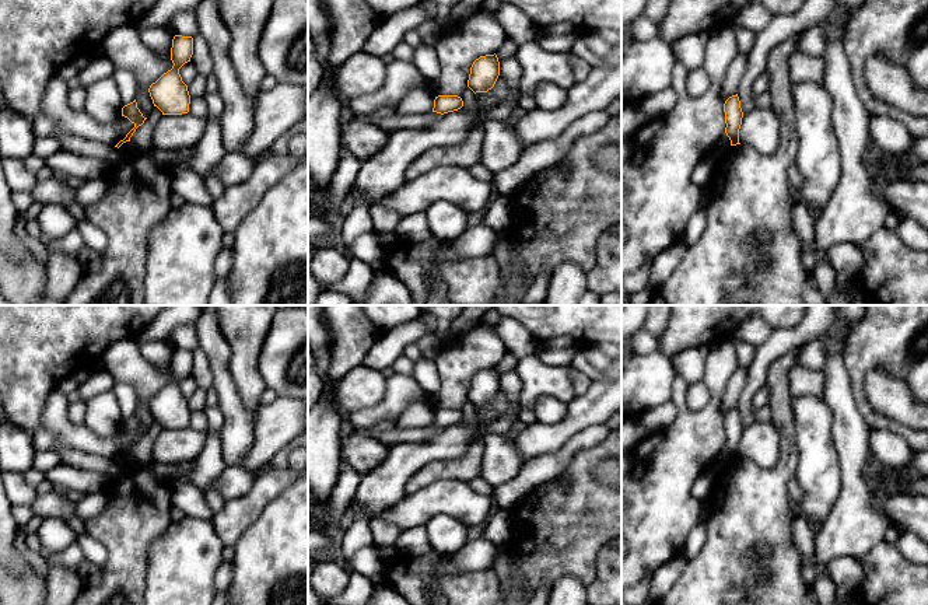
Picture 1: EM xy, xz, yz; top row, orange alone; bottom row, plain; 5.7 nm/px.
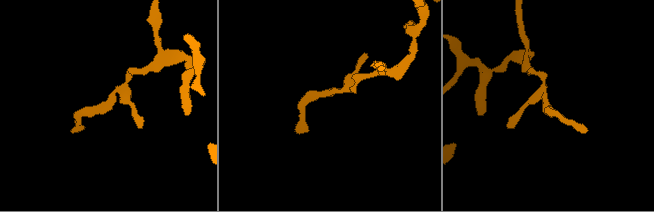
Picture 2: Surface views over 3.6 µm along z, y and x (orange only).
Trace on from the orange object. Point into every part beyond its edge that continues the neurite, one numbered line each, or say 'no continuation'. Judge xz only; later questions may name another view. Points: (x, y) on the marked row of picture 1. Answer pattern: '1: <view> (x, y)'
no continuation

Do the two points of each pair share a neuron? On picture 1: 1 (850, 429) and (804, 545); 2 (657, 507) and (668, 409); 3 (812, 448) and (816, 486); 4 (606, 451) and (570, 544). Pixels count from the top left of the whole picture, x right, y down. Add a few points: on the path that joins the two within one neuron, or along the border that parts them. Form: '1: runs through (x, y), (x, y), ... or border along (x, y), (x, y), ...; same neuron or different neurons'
1: border along (813, 535), (813, 555), (802, 560); different neurons
2: border along (672, 401), (676, 418), (664, 429), (647, 434); different neurons
3: runs through (816, 458), (816, 476); same neuron
4: runs through (582, 469), (577, 482), (575, 511), (570, 520); same neuron

